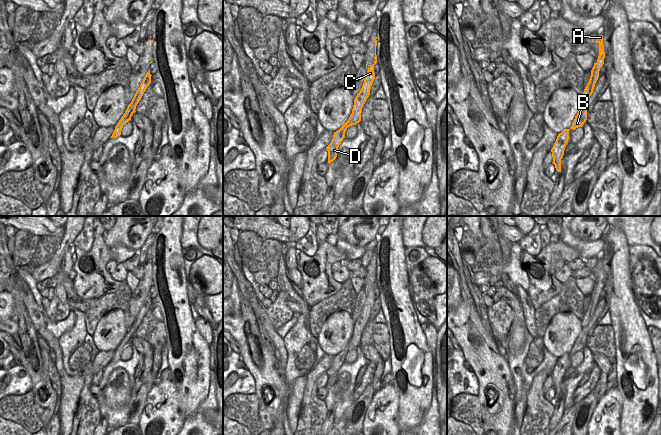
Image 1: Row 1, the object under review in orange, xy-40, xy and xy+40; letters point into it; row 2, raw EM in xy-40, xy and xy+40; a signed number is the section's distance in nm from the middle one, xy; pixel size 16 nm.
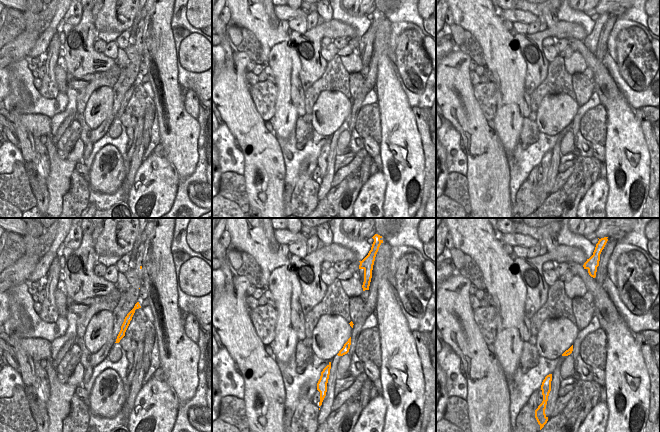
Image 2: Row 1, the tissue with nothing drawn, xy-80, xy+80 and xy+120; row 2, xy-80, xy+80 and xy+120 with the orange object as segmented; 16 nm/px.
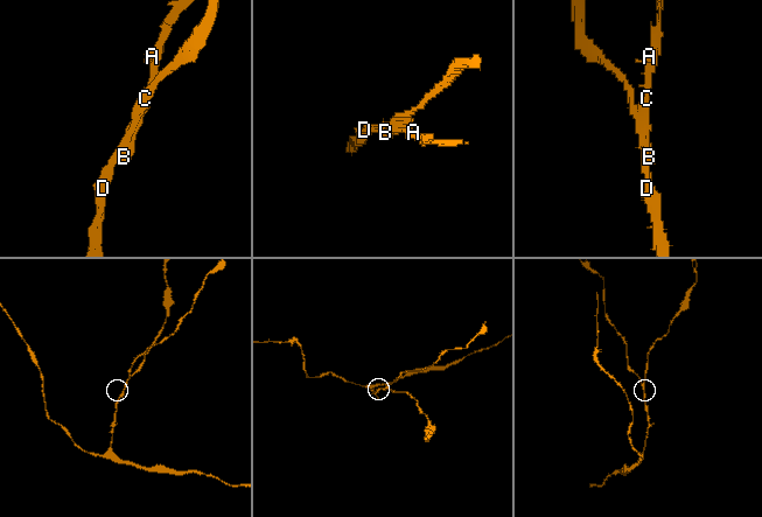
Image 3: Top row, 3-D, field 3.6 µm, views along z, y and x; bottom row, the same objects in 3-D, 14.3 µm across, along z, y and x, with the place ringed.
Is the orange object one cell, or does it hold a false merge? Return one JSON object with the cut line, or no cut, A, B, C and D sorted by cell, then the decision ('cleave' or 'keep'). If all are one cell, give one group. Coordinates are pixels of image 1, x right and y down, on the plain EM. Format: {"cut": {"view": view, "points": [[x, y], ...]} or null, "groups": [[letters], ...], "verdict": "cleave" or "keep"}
{"cut": {"view": "xy", "points": [[357, 318], [360, 323], [365, 324]]}, "groups": [["A", "C"], ["B", "D"]], "verdict": "cleave"}

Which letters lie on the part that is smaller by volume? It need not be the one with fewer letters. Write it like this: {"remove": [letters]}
{"remove": ["A", "C"]}

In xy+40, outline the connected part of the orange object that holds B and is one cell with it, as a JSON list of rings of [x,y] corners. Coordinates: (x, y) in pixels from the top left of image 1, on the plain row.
[[[581,320],[582,330],[575,340],[572,350],[569,353],[564,353],[558,358],[557,363],[551,373],[553,381],[552,387],[555,389],[558,396],[561,396],[561,383],[563,382],[564,374],[568,367],[569,355],[571,353],[575,354],[578,351],[582,351],[587,344],[588,325],[589,324],[584,324],[583,320]]]

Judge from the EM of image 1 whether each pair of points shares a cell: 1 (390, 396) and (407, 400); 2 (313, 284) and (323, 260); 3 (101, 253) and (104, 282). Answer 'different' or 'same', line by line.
1: different
2: same
3: same

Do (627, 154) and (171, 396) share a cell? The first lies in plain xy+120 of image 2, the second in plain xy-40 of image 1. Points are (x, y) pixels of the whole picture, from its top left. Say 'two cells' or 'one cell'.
two cells

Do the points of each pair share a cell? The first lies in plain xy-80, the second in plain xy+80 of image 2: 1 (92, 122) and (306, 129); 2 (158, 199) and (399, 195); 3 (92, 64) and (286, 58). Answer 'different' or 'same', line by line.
1: different
2: different
3: different

